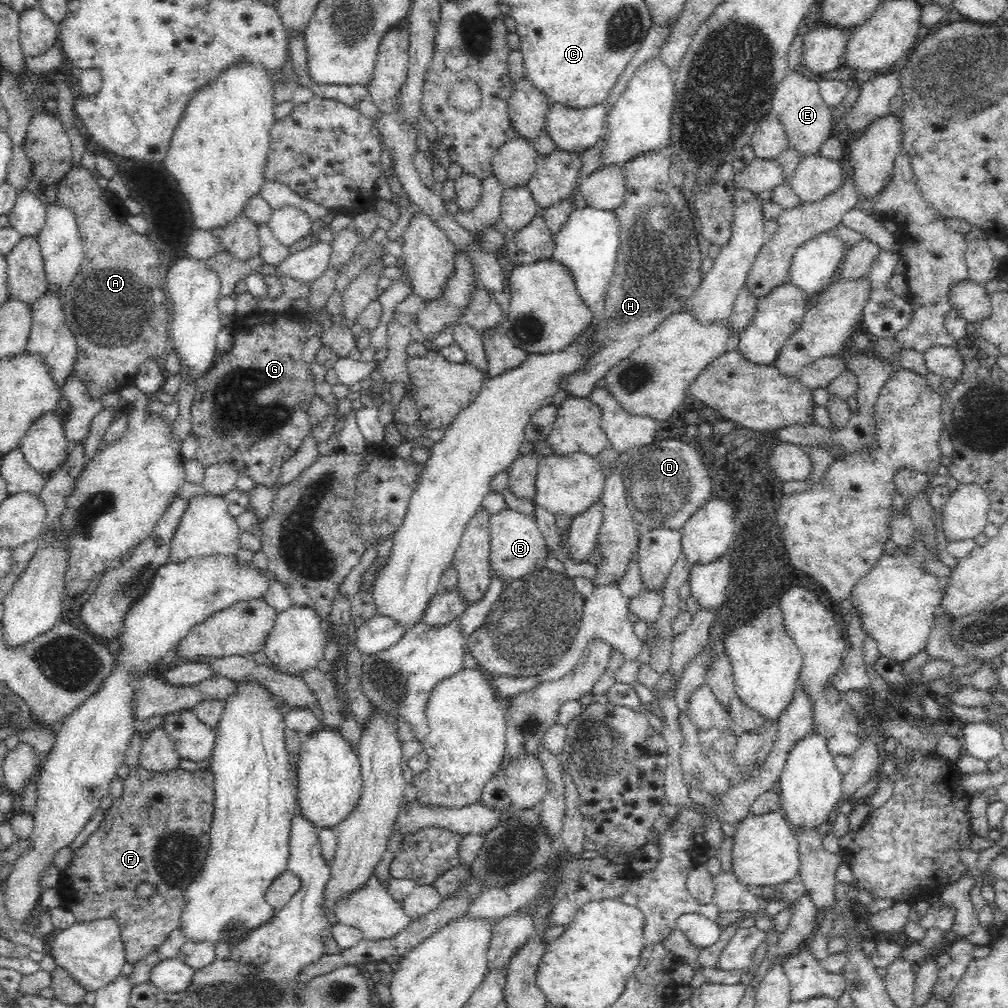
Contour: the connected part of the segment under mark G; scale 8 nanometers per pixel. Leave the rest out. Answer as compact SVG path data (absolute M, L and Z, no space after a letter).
M278 311L273 314L261 312L255 315L233 317L234 322L229 327L231 328L232 337L234 337L234 344L232 344L232 347L224 356L220 356L220 358L214 361L211 364L211 368L204 372L197 380L196 396L192 404L193 425L191 428L192 433L200 441L200 448L196 452L196 459L206 466L221 462L232 463L235 467L238 467L238 473L240 475L248 474L254 483L272 487L277 484L277 480L280 478L282 464L296 454L296 451L300 448L304 440L304 436L310 434L313 428L312 424L308 421L308 409L316 392L314 390L314 375L312 375L308 363L304 361L304 348L305 346L309 346L309 341L312 338L319 335L323 327L318 317L307 322L306 320L302 320L302 318L298 318L296 314L284 314L284 312Z

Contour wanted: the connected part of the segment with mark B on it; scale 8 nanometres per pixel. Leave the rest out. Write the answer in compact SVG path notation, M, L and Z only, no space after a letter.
M505 507L491 514L489 527L491 534L489 561L492 574L496 573L507 583L545 566L546 554L549 549L542 532L536 525L535 517L520 512L518 509Z

